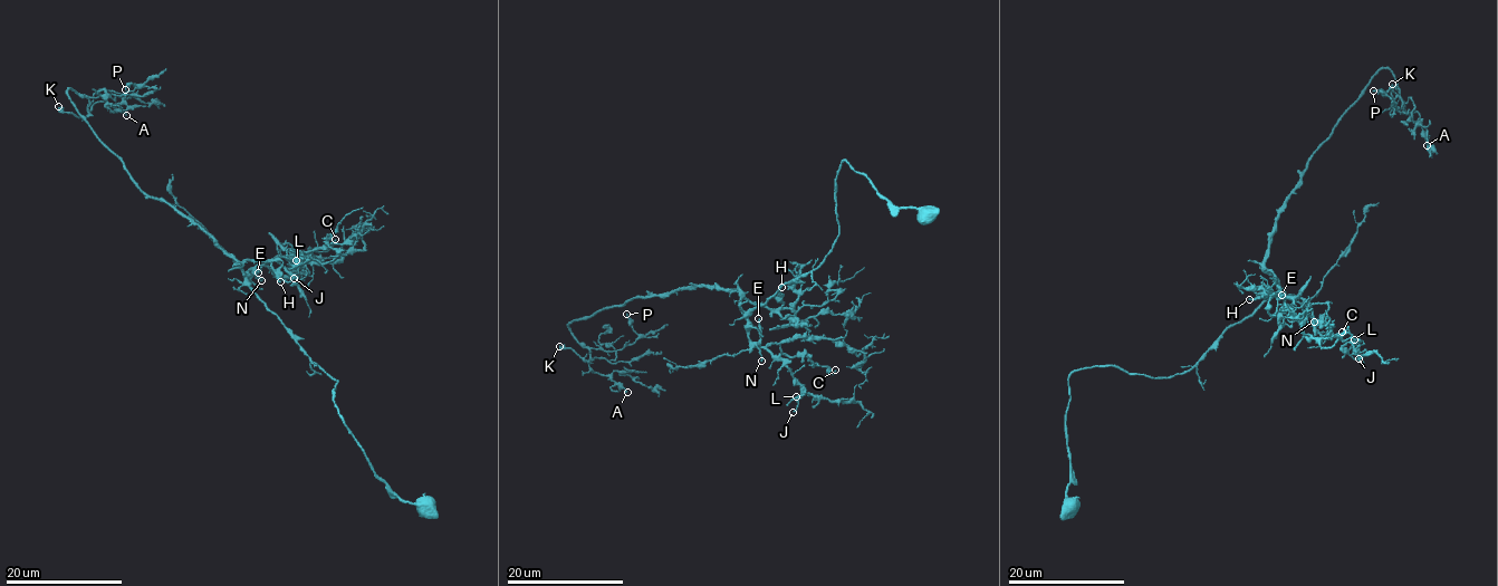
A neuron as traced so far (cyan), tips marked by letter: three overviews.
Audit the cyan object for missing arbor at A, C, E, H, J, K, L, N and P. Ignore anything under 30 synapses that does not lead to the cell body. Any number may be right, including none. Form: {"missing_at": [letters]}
{"missing_at": []}

